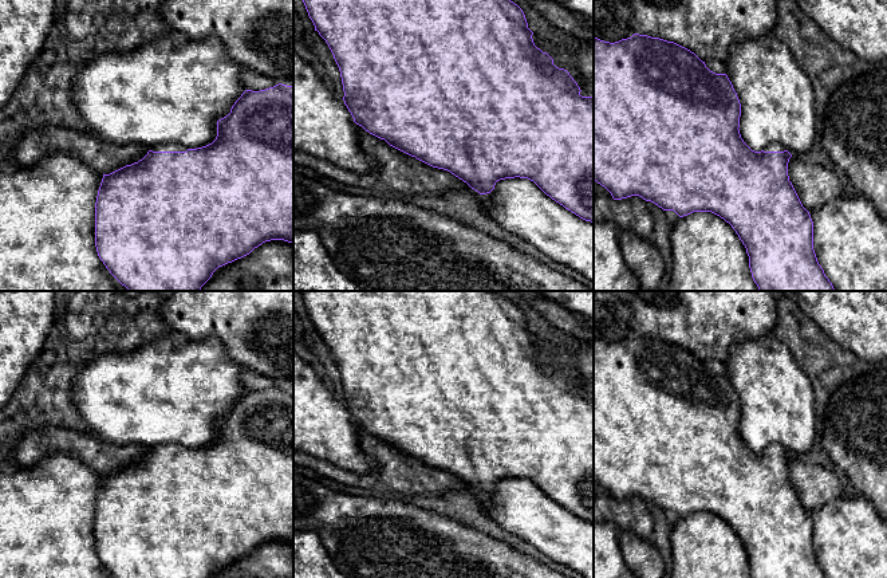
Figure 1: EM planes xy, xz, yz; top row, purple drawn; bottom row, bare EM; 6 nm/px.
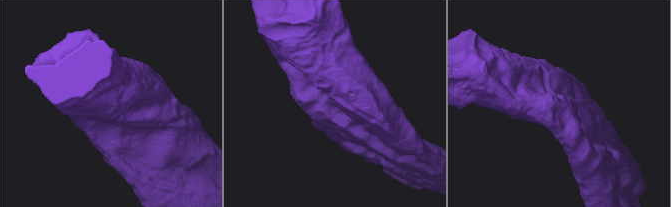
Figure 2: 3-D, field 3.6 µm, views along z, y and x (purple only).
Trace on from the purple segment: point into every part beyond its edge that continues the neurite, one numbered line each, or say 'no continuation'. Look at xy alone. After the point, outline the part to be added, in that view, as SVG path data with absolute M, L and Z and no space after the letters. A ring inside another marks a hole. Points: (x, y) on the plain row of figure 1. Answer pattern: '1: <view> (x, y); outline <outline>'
1: xy (168, 447); outline M165 444L151 449L153 452L186 452L189 448L185 448L180 444Z

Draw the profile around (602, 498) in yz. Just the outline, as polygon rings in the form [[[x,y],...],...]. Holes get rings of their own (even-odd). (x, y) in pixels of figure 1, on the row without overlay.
[[[594,481],[594,520],[611,518],[622,531],[634,531],[643,539],[651,539],[654,518],[647,502],[639,496],[614,500],[611,494]]]

